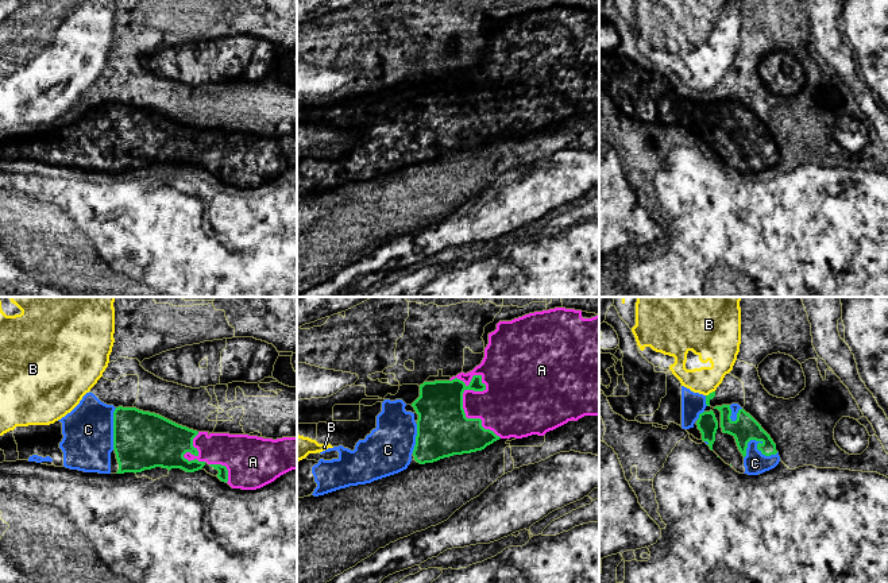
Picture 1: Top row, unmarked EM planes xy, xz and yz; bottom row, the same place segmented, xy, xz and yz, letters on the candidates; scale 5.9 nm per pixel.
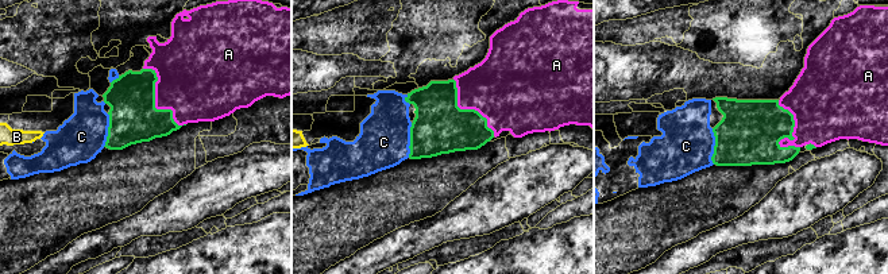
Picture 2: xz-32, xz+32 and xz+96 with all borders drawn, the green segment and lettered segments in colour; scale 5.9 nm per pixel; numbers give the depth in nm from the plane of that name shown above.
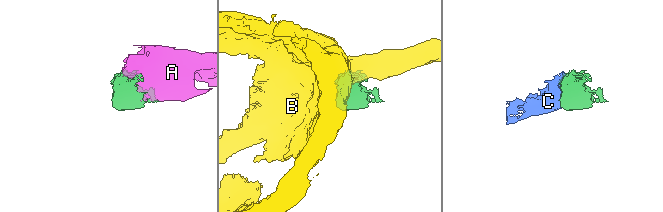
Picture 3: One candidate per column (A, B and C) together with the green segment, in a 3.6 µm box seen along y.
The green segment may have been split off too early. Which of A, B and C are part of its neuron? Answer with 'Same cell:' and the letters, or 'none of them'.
Same cell: A, C

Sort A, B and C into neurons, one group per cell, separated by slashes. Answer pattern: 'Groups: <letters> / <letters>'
Groups: A C / B

